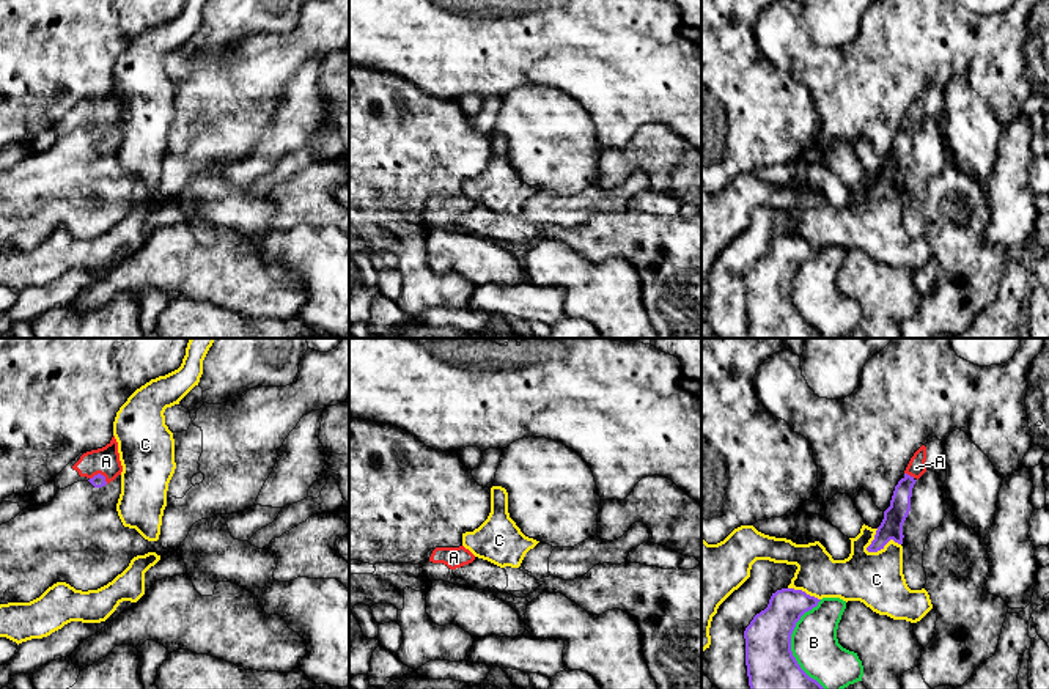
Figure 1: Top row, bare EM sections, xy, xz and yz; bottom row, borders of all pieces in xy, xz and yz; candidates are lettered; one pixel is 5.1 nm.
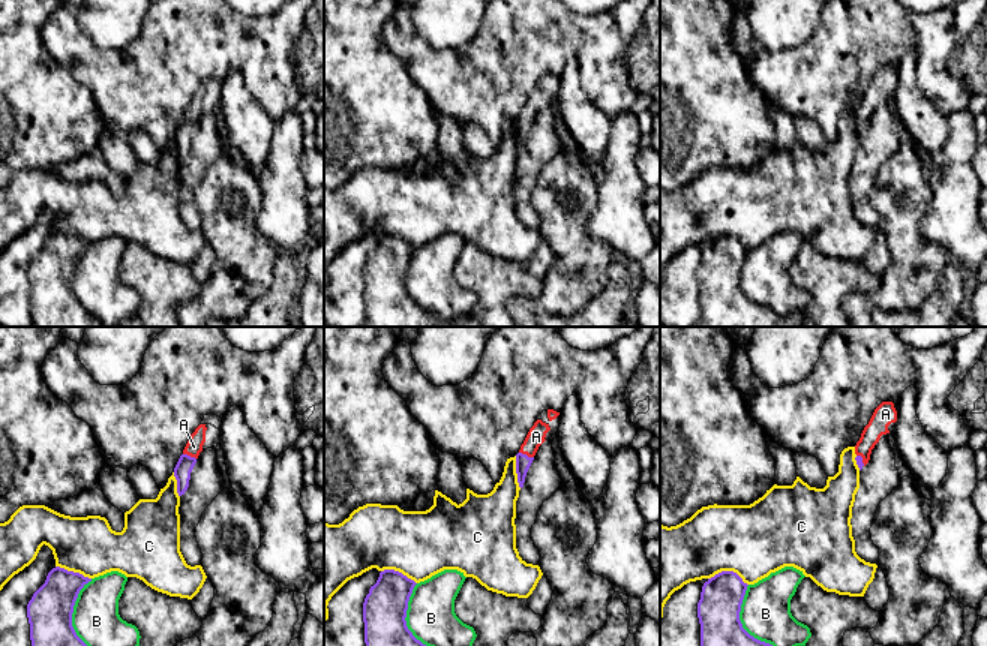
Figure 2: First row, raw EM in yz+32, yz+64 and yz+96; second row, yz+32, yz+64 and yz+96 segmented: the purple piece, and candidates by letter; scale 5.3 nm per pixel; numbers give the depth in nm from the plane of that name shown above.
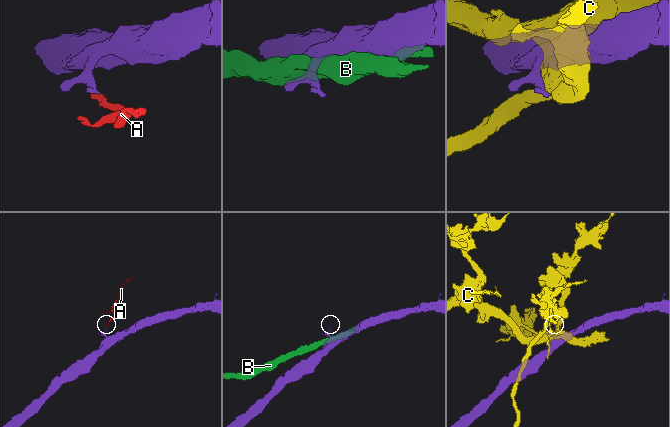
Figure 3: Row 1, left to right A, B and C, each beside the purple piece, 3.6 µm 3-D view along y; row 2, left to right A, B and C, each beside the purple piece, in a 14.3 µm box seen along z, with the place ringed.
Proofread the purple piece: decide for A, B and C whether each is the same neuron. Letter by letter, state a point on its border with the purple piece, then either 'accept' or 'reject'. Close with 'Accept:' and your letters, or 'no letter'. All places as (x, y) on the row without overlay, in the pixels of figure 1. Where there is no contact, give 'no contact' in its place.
A: xy (99, 121) | accept
B: yz (790, 293) | reject
C: yz (883, 194) | reject
Accept: A

